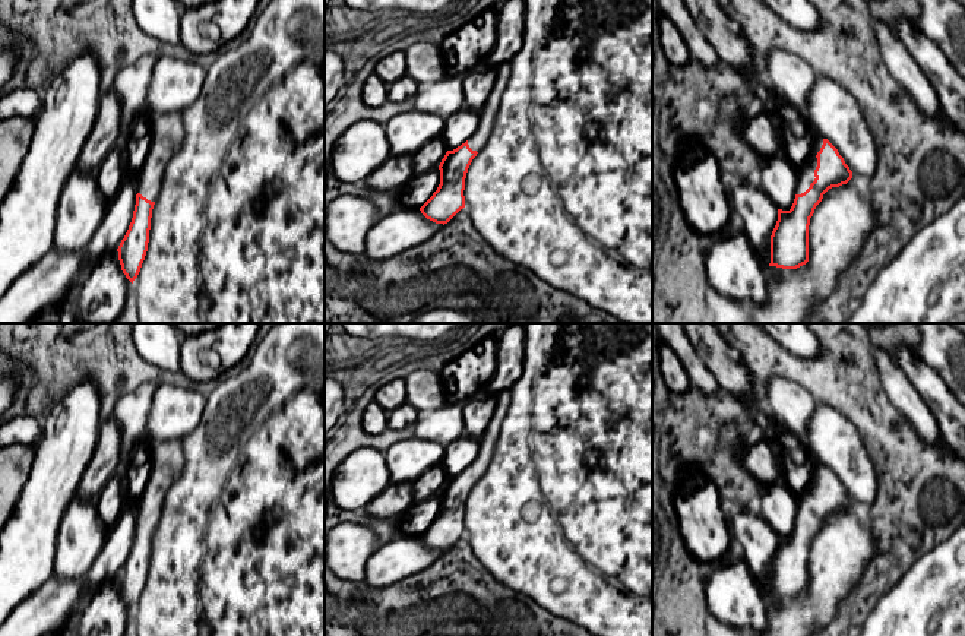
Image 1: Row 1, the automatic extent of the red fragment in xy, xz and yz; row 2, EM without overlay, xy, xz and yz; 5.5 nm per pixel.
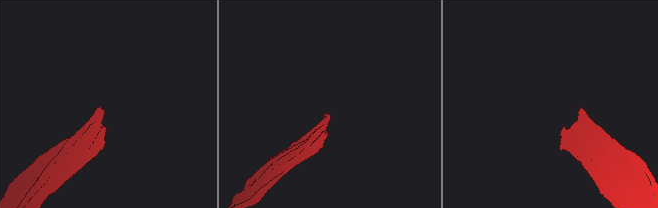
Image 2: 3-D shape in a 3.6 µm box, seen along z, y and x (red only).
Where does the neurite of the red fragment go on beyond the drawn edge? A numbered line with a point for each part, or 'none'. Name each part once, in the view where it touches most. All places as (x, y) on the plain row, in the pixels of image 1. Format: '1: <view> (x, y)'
1: yz (804, 502)

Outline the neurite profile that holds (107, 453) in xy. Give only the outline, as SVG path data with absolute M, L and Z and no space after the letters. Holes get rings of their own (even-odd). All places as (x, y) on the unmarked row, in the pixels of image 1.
M108 417L101 424L98 443L80 478L76 496L83 499L96 497L121 459L121 431L116 418Z

